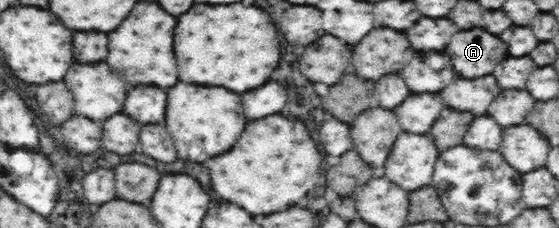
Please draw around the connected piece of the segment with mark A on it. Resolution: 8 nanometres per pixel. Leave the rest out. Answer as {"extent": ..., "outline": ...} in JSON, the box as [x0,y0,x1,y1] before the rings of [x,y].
{"extent":[445,28,507,78],"outline":[[[479,28],[457,32],[445,52],[451,56],[455,72],[463,78],[491,74],[493,68],[507,58],[507,46],[497,36]]]}

